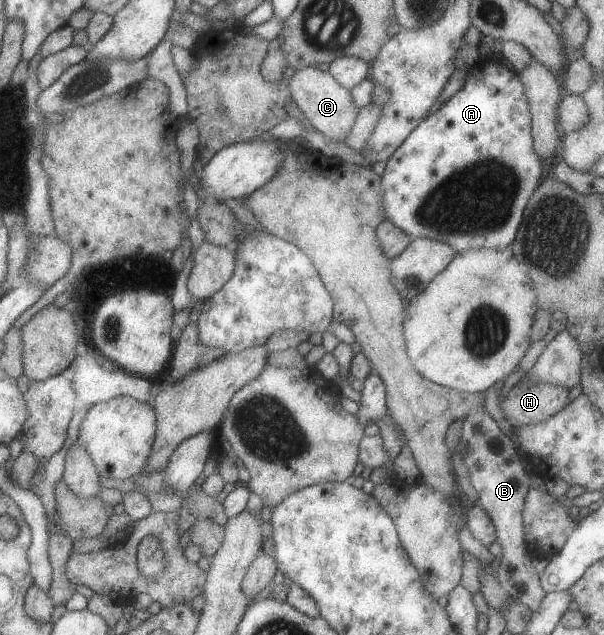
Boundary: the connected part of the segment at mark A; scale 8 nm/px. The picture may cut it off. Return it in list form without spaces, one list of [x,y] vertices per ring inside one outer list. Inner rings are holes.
[[[494,54],[493,57],[488,57],[485,62],[478,61],[470,67],[466,71],[467,76],[462,89],[450,97],[446,103],[439,105],[440,108],[437,111],[426,116],[386,161],[385,172],[381,176],[385,219],[388,218],[389,222],[398,226],[411,239],[428,238],[440,240],[452,246],[458,253],[470,248],[496,248],[500,250],[510,246],[516,237],[526,204],[539,186],[540,179],[542,179],[542,160],[535,152],[533,144],[529,99],[526,95],[524,84],[518,73],[509,69],[508,66],[503,66],[499,59],[500,55]]]

